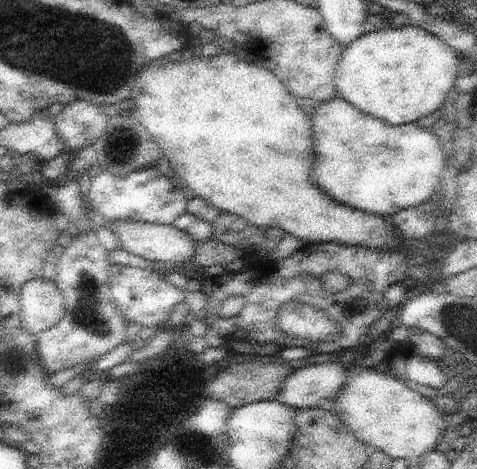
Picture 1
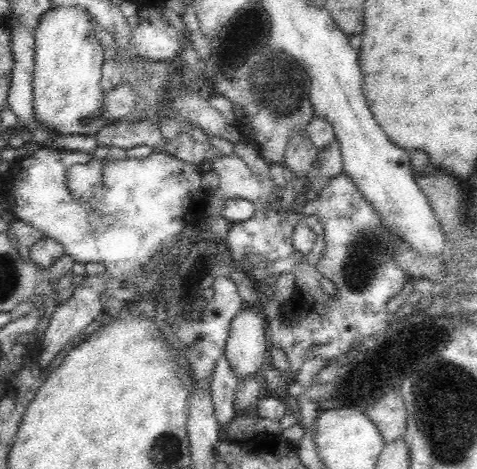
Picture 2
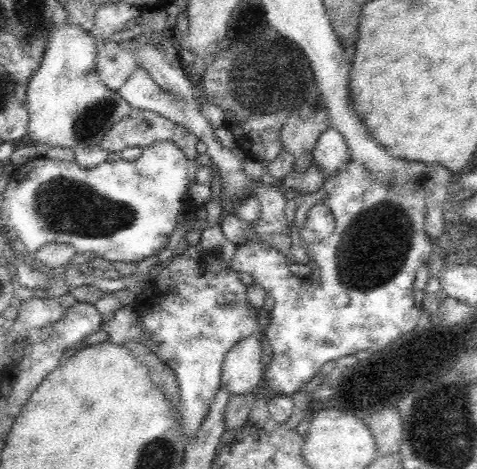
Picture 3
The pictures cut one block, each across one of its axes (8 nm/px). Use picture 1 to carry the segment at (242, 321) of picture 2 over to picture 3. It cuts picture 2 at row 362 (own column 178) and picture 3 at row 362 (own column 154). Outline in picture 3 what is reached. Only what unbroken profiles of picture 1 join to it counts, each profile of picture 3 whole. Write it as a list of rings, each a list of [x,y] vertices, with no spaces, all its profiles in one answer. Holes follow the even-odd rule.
[[[258,336],[244,338],[238,342],[224,358],[220,384],[230,394],[248,394],[256,392],[256,386],[260,380],[264,380],[262,374],[262,346]]]

